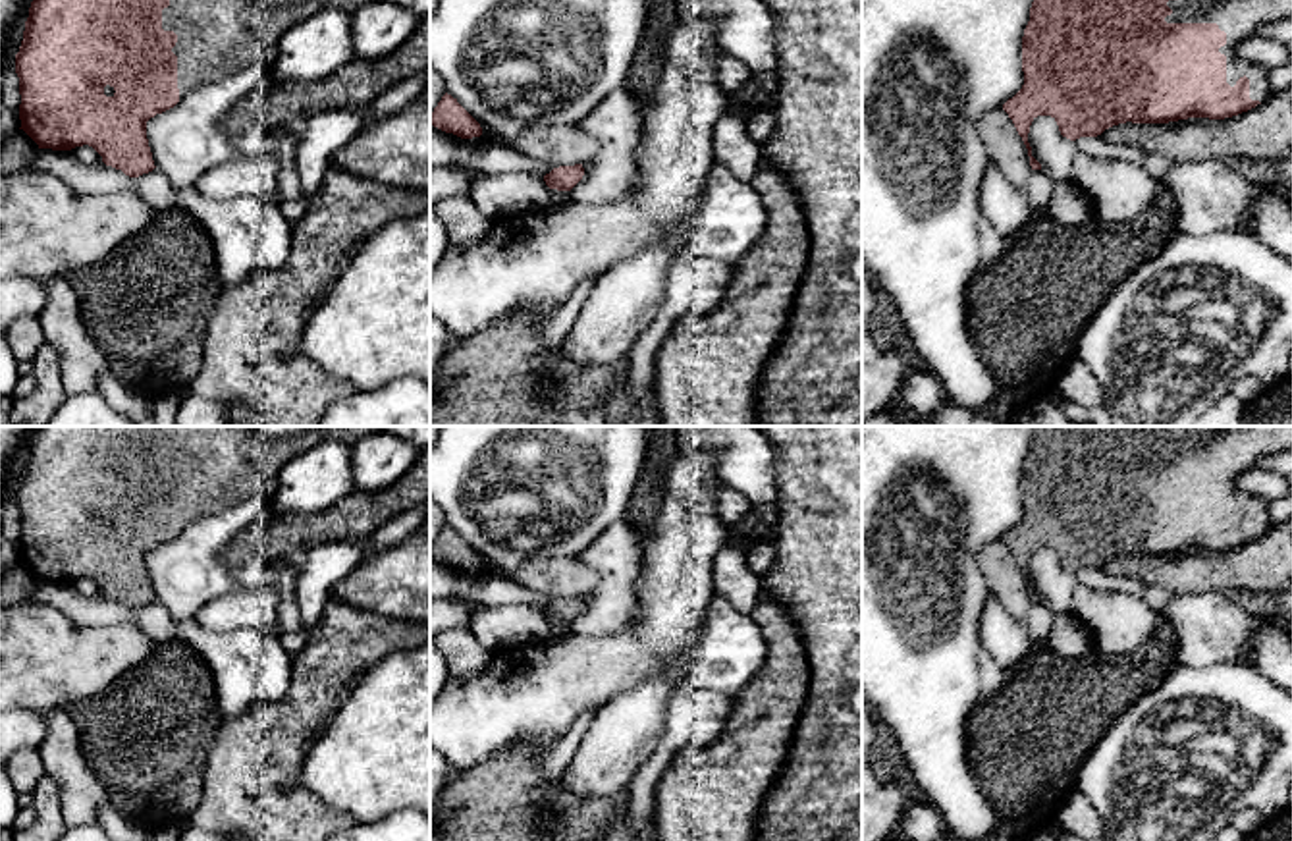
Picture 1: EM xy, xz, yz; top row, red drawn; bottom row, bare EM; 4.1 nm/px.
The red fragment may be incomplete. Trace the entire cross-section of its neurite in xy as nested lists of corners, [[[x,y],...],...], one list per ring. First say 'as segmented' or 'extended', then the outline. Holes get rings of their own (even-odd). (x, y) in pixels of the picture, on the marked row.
extended | [[[33,0],[15,54],[21,127],[39,149],[93,147],[106,166],[129,177],[152,172],[147,122],[174,108],[189,91],[278,58],[283,33],[322,10],[355,14],[374,0],[303,0],[266,6],[258,0]]]

